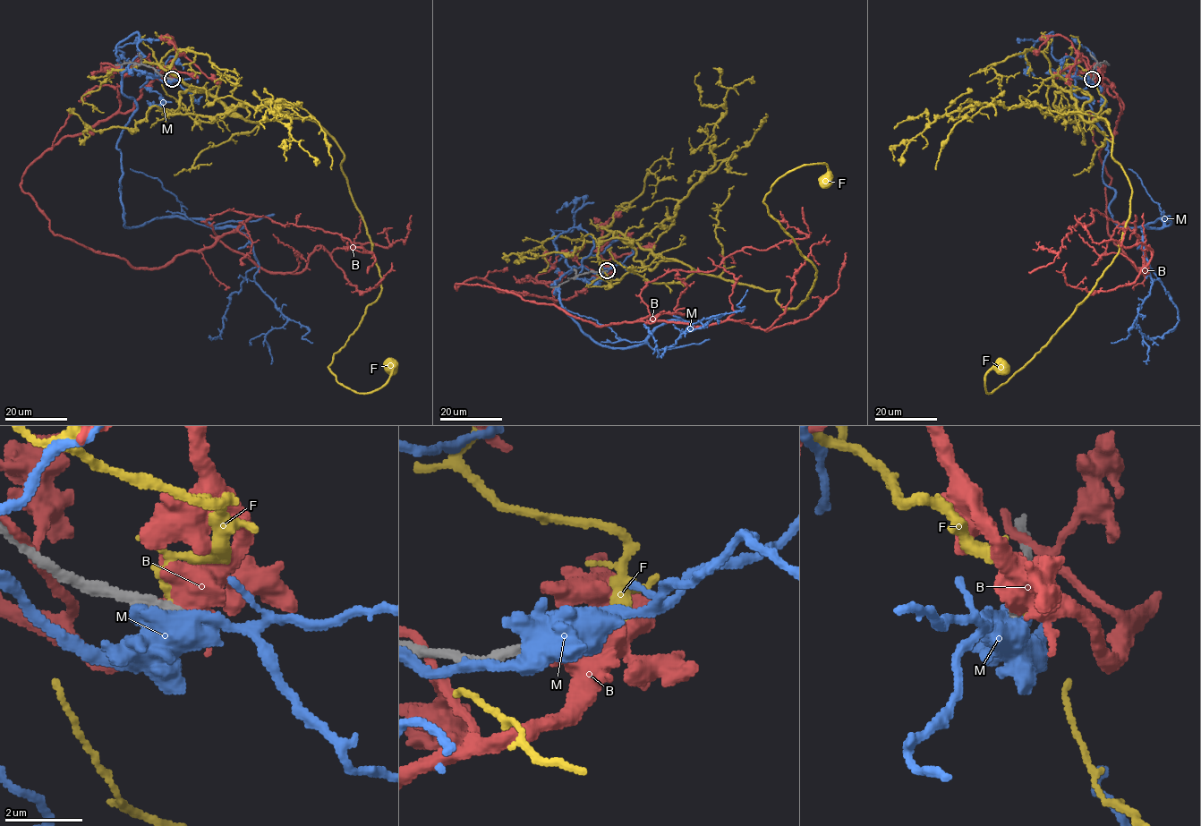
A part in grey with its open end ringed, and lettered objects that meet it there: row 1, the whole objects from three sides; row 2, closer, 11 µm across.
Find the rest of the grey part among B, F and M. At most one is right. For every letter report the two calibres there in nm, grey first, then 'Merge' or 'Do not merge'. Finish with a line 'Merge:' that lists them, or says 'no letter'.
B: Thickness 240 nm (grey) against 440 nm. Do not merge
F: Thickness 260 nm (grey) against 150 nm. Do not merge
M: Thickness 320 nm (grey) against 420 nm. Do not merge
Merge: no letter

